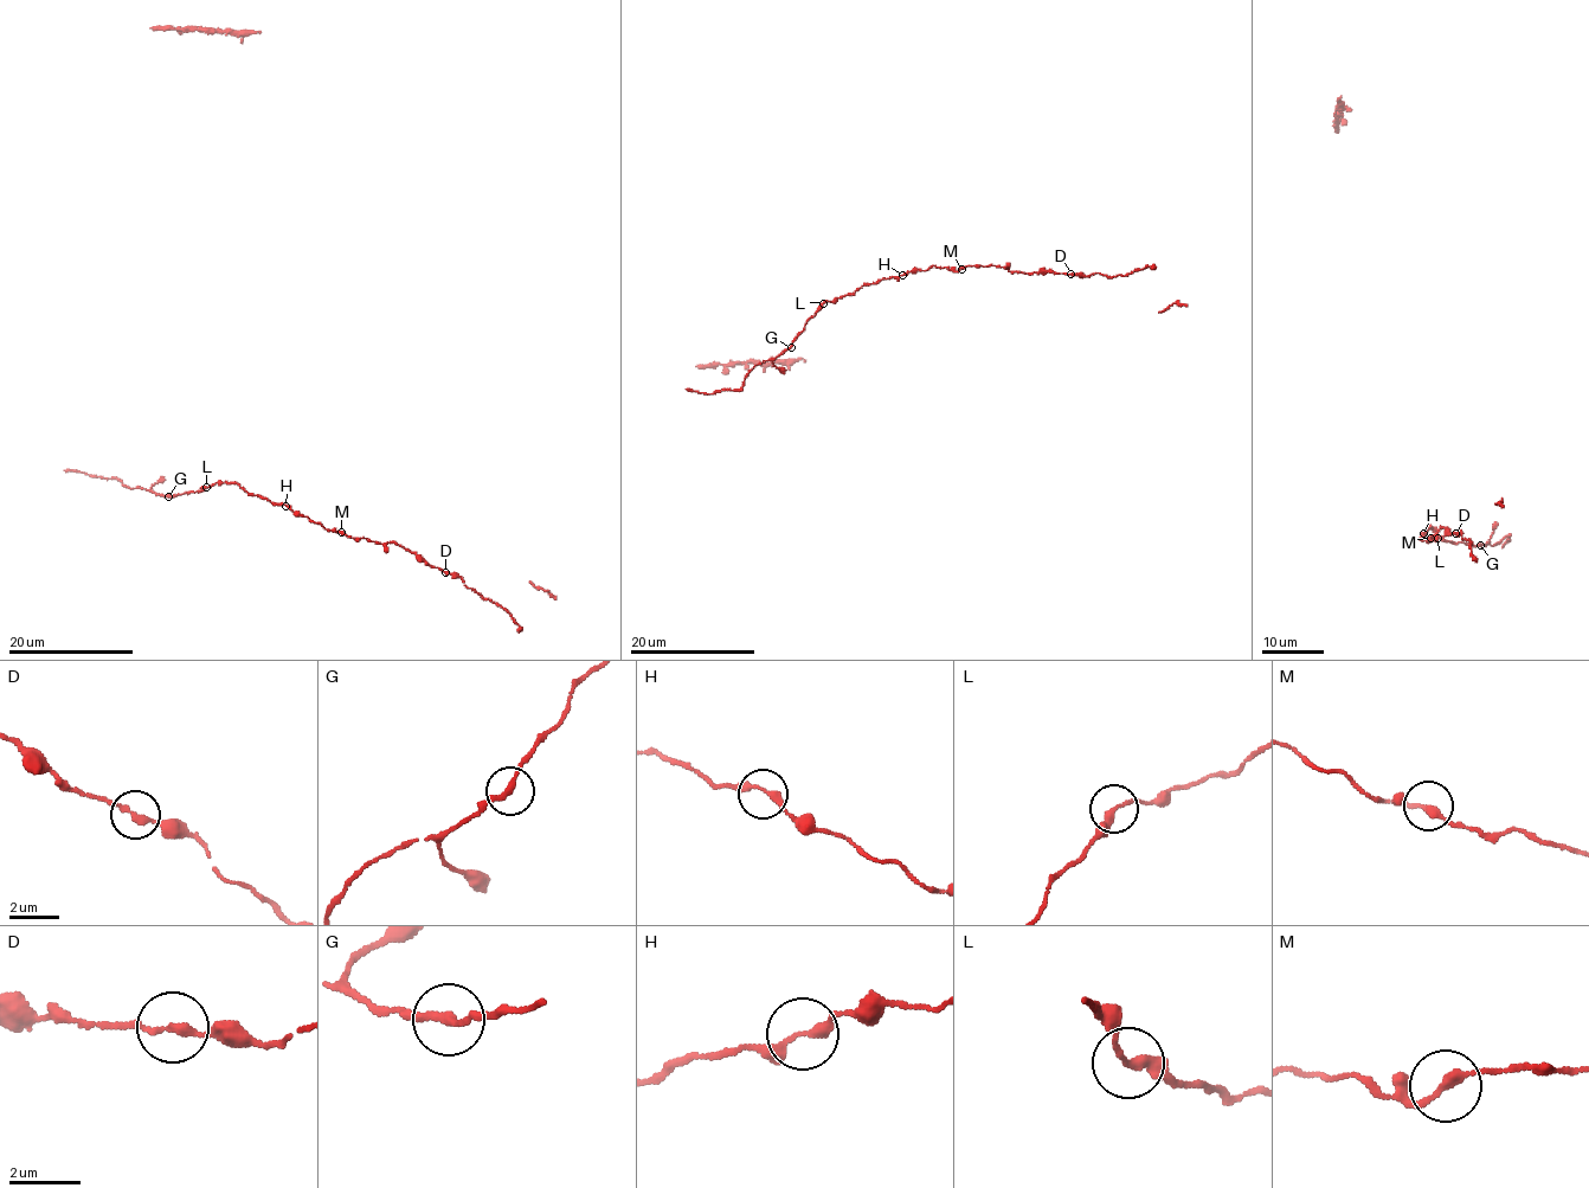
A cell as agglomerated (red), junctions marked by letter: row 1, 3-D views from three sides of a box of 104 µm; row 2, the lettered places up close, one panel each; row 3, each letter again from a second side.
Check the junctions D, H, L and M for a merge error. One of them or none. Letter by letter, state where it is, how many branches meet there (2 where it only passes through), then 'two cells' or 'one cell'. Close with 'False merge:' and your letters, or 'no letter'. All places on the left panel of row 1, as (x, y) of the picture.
D: place (445, 572); branches 2; one cell
H: place (285, 506); branches 2; one cell
L: place (206, 487); branches 2; one cell
M: place (341, 532); branches 2; one cell
False merge: no letter

